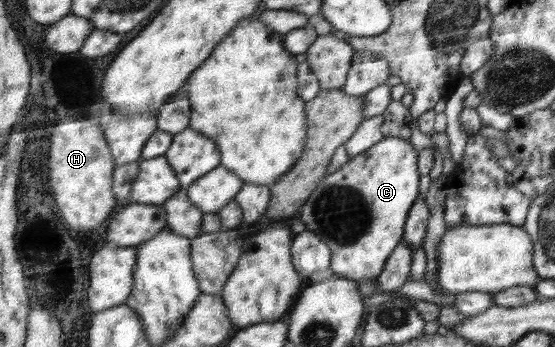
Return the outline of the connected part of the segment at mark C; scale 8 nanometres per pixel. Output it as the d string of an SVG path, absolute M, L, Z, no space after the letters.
M388 137L380 140L333 173L314 190L314 198L306 203L300 219L306 229L320 236L332 251L331 269L334 275L353 278L375 278L392 256L404 234L406 216L418 199L420 175L416 170L418 152L410 140Z

